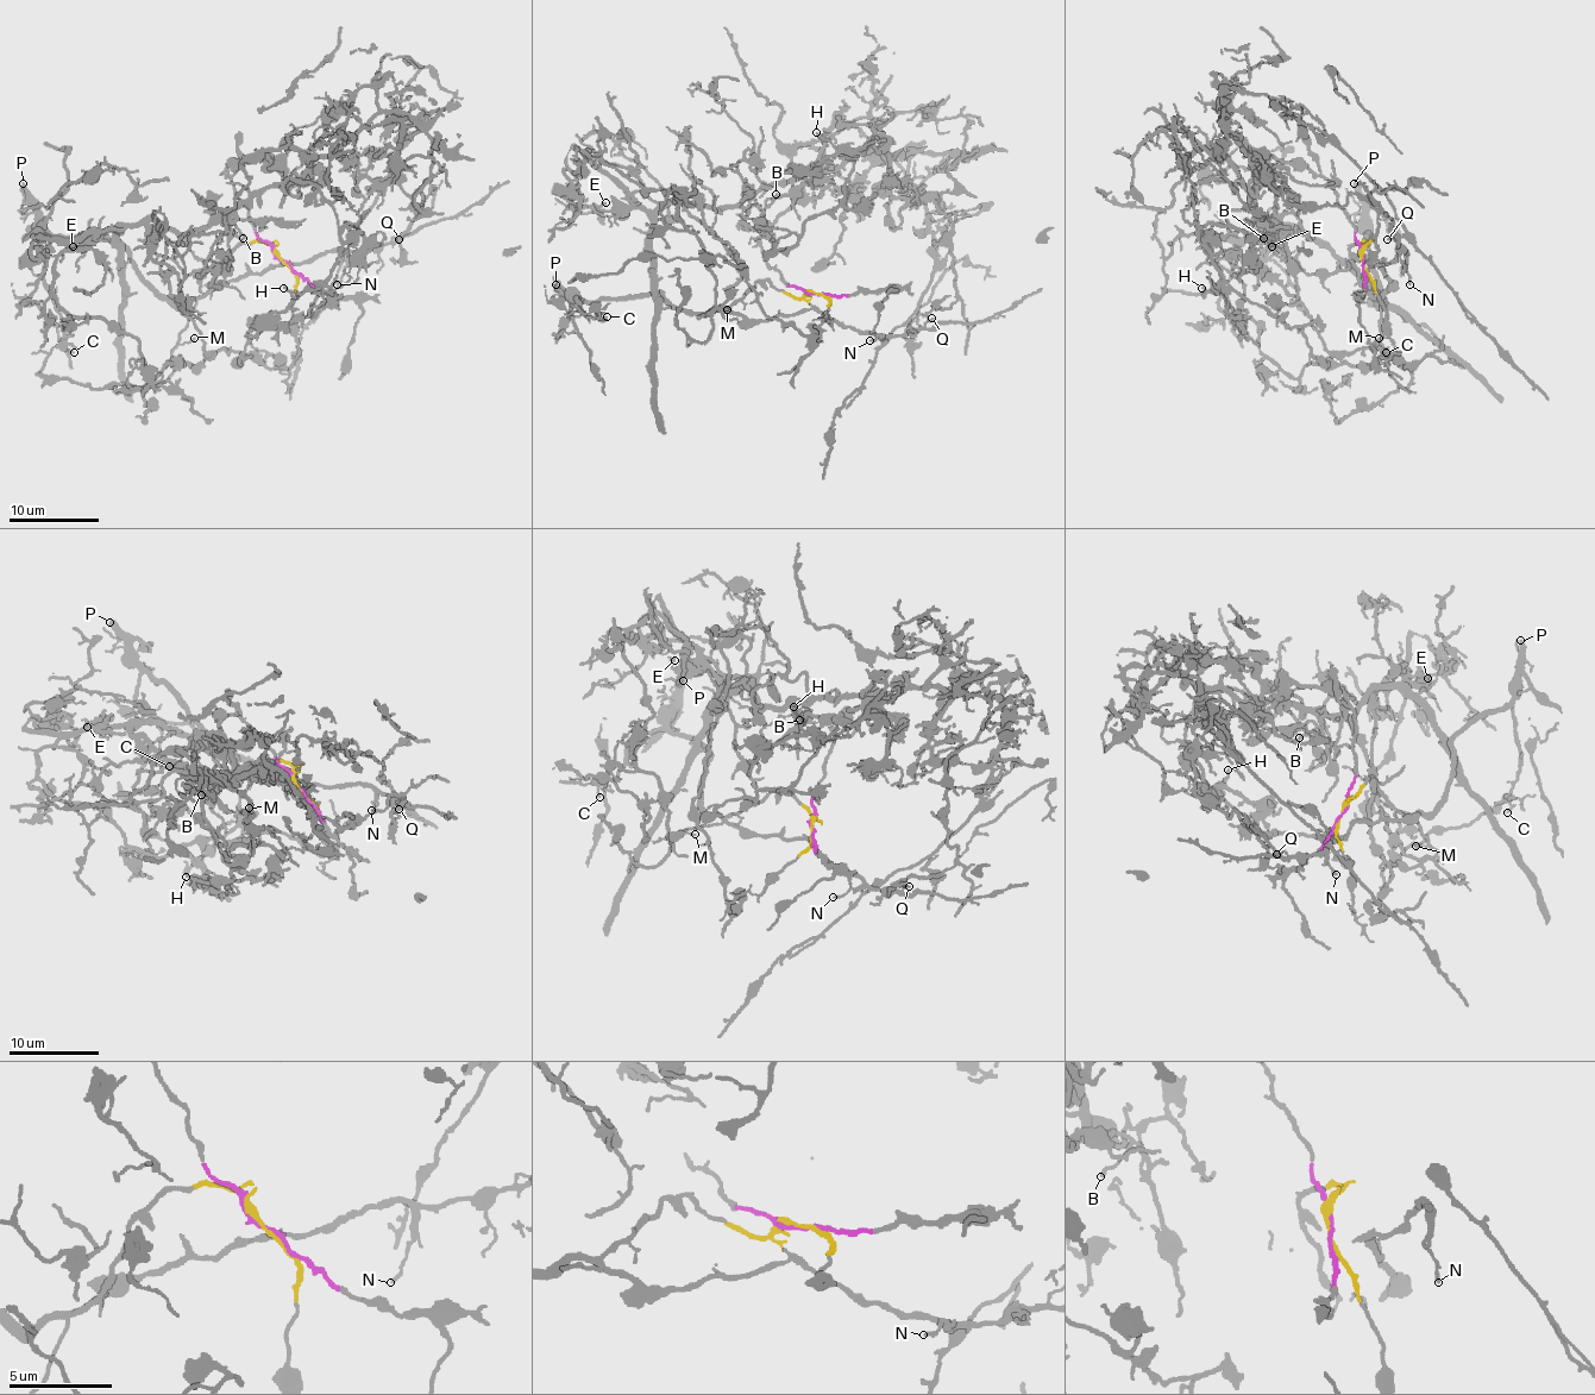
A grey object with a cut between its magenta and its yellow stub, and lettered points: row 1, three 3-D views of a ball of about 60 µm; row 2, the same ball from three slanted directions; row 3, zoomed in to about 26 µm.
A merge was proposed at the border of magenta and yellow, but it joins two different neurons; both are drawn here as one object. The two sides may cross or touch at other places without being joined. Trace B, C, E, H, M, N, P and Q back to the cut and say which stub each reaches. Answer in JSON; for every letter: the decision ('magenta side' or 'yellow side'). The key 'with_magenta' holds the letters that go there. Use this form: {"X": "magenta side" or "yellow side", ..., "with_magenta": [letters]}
{"B": "magenta side", "C": "yellow side", "E": "magenta side", "H": "magenta side", "M": "yellow side", "N": "yellow side", "P": "yellow side", "Q": "yellow side", "with_magenta": ["B", "E", "H"]}

